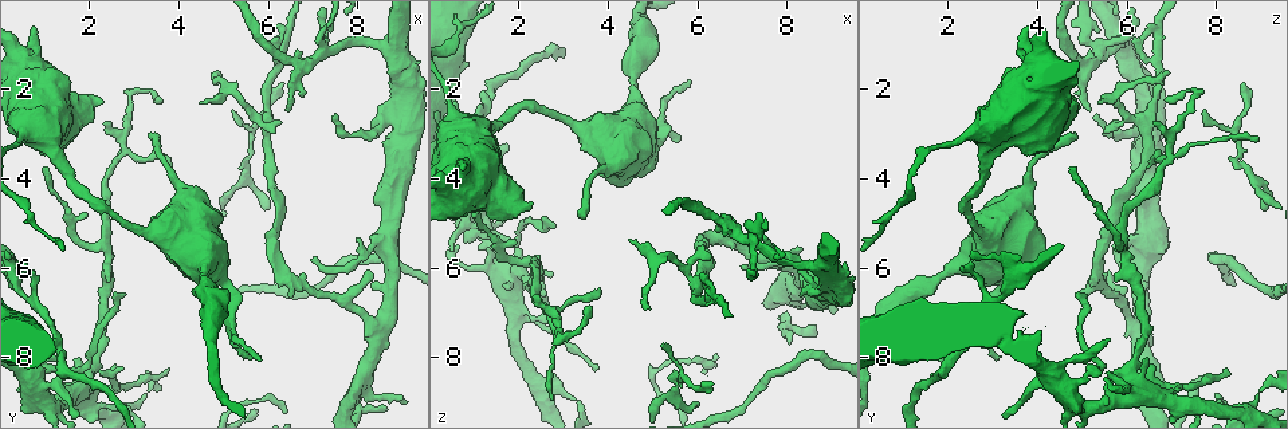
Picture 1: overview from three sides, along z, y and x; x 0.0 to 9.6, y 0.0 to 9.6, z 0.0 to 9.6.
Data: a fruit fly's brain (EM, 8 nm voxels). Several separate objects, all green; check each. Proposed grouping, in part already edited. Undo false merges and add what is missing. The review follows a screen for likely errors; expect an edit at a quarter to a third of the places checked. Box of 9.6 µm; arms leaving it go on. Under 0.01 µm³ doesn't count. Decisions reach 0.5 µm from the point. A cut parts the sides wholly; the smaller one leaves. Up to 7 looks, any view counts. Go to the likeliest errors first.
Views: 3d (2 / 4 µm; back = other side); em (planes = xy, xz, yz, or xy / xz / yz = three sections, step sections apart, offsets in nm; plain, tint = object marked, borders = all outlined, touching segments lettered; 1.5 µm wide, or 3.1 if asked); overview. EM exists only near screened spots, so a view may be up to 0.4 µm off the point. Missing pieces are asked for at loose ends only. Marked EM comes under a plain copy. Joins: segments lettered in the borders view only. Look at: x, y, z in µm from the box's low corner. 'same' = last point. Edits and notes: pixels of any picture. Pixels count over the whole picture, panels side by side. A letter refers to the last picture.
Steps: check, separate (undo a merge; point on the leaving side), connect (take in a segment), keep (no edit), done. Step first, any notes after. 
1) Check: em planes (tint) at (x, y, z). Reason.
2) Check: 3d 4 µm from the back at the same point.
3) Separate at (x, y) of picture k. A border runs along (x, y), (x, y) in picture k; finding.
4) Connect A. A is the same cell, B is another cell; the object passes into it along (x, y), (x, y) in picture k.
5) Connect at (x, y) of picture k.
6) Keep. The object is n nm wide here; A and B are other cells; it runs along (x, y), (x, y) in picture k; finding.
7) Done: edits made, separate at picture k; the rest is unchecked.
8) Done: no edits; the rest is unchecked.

Check: 3d 2 µm at (0.80, 0.60, 3.80). Thick end.

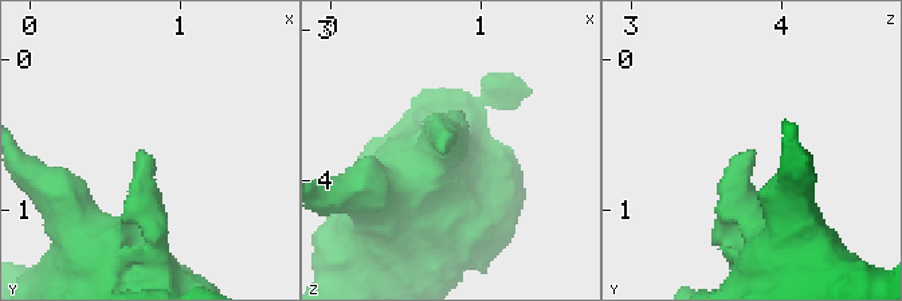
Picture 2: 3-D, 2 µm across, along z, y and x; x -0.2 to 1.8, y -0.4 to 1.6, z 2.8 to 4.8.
Check: em xy step 4 (tint) at (0.74, 0.58, 3.82).

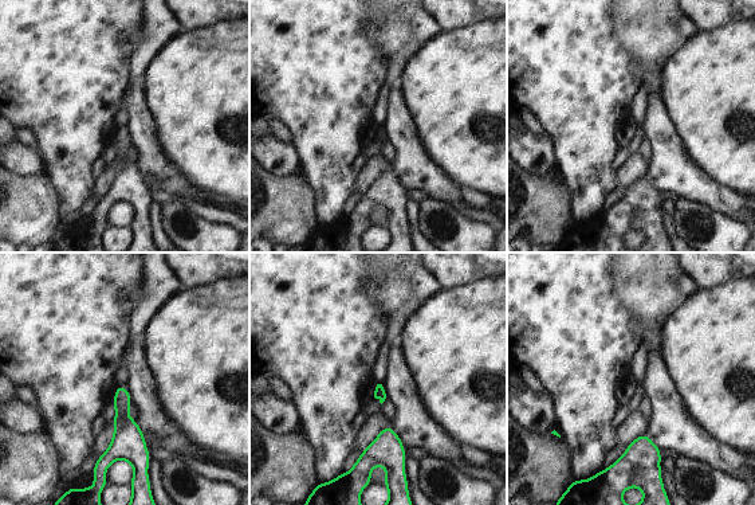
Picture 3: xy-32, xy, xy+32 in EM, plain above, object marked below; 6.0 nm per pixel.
Check: em xz step 4 (borders) at the same point. Cut it another way.

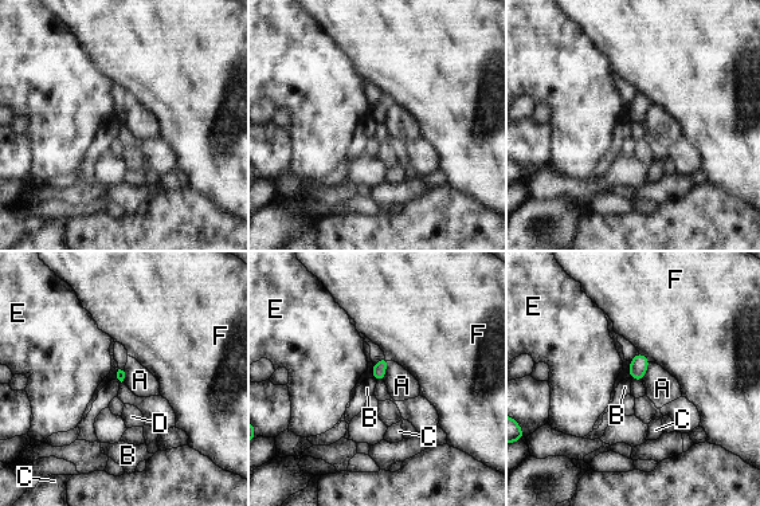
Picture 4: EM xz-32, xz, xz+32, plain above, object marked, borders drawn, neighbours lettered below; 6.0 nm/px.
Keep. A, B, C, D, E and F are other cells; no lettered segment goes on from it.

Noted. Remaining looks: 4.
Check: em xz step 8 (borders) at (8.70, 2.20, 6.50). Thick end.

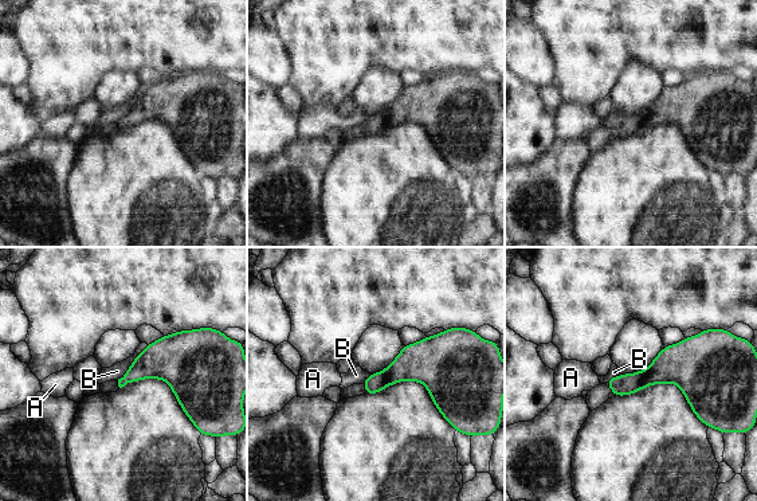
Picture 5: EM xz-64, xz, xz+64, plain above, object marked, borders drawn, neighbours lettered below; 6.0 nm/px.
Check: em planes (borders) at the same point. Another direction.

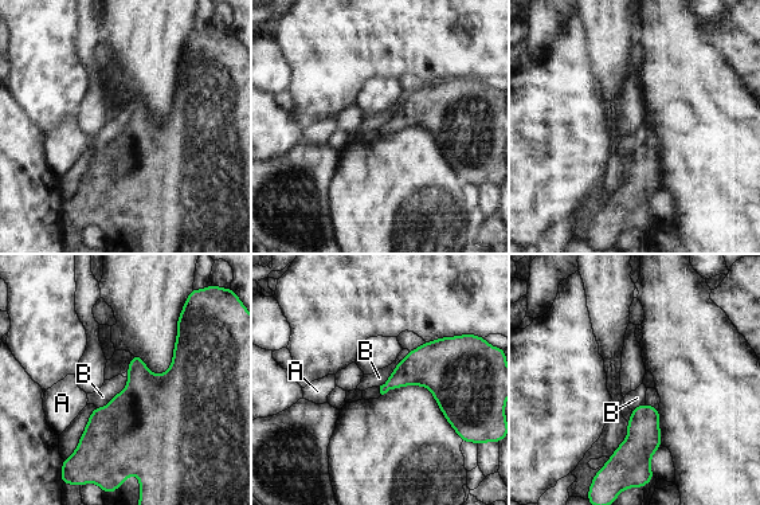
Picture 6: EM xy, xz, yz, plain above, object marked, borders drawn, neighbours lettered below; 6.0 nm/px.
Keep. A and B are other cells; a border runs along (128, 376), (106, 406), (96, 407) in picture 6; no lettered segment goes on from it.

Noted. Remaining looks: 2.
Check: em xz step 4 (tint) at (1.25, 9.15, 5.10). Sudden change in width.

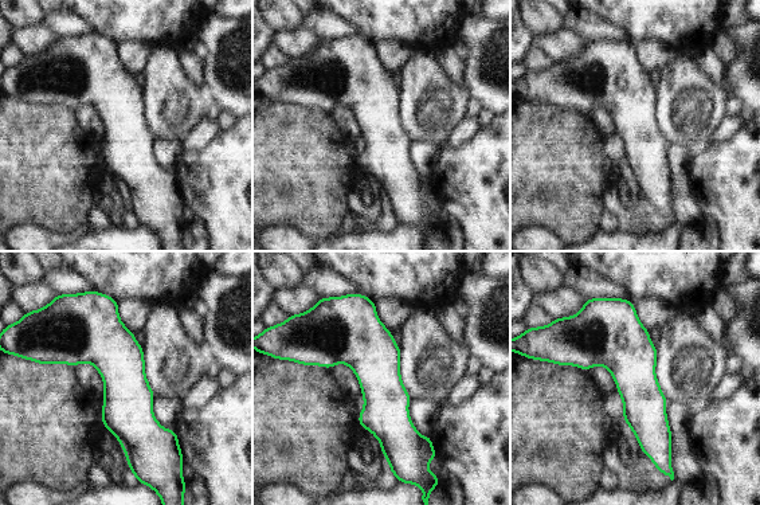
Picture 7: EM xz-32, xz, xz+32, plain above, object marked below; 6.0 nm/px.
Check: em planes (borders) at the same point.

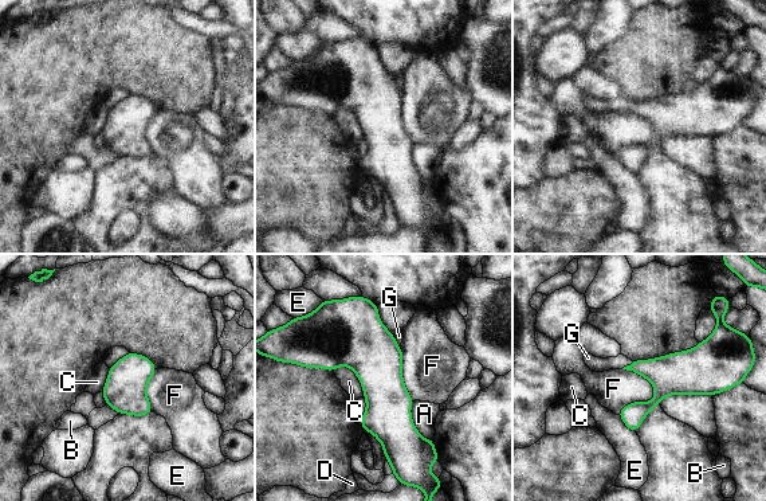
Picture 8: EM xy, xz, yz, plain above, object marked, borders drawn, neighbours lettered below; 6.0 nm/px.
Keep. The object is 90 nm wide here; A, B, C, D, E, F and G are other cells; it runs along (369, 304), (399, 462) in picture 8; all the same cell.

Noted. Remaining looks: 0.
Done: no edits; the rest is unchecked.

